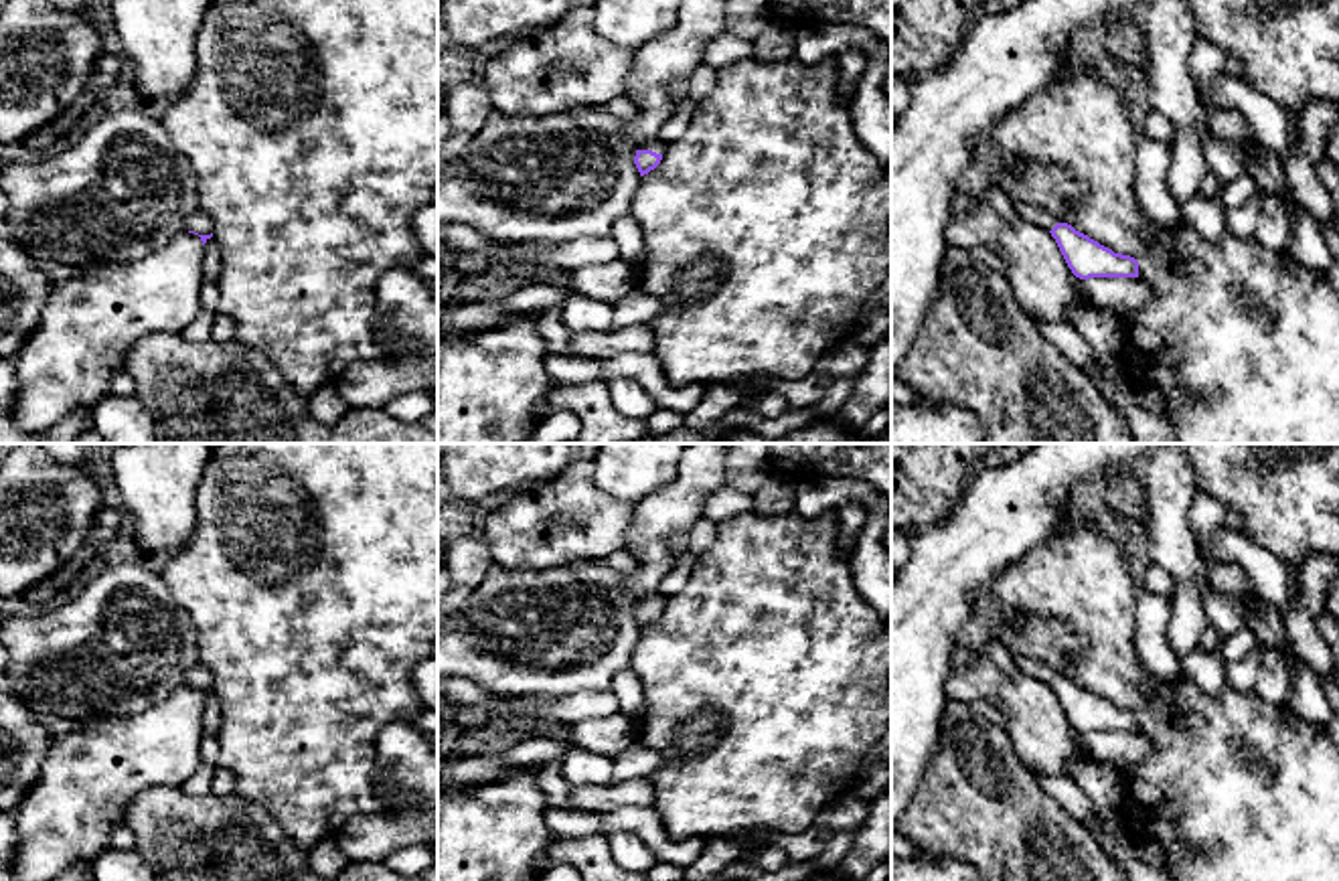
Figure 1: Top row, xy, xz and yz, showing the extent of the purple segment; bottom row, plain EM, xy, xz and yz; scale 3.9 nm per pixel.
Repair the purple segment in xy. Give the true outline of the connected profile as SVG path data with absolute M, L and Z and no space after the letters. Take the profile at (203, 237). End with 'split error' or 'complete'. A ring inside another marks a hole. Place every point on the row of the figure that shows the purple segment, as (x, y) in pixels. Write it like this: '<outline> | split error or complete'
M194 211L186 223L184 223L184 229L188 233L194 233L201 237L203 245L213 237L213 221L207 213L203 211Z | split error

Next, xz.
M654 136L648 144L636 150L634 164L640 176L654 170L660 164L664 152L666 152L666 144L658 136Z | split error

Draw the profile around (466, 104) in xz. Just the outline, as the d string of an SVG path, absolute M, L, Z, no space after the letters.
M482 77L474 83L456 83L446 91L446 115L454 136L474 136L492 109Z

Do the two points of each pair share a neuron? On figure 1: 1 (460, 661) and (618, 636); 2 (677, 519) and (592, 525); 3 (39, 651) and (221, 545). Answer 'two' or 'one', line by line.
1: one
2: two
3: two

